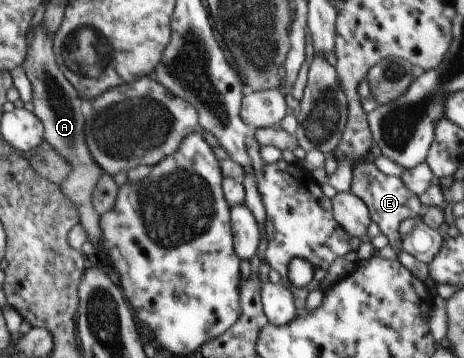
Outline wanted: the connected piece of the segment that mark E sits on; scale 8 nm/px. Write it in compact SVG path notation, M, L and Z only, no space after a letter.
M371 157L362 158L352 165L353 177L351 177L350 192L365 202L371 221L377 223L382 233L387 235L389 245L397 249L399 253L402 249L399 225L407 217L416 218L422 215L423 207L419 202L419 197L407 189L401 177L383 174L374 164Z

